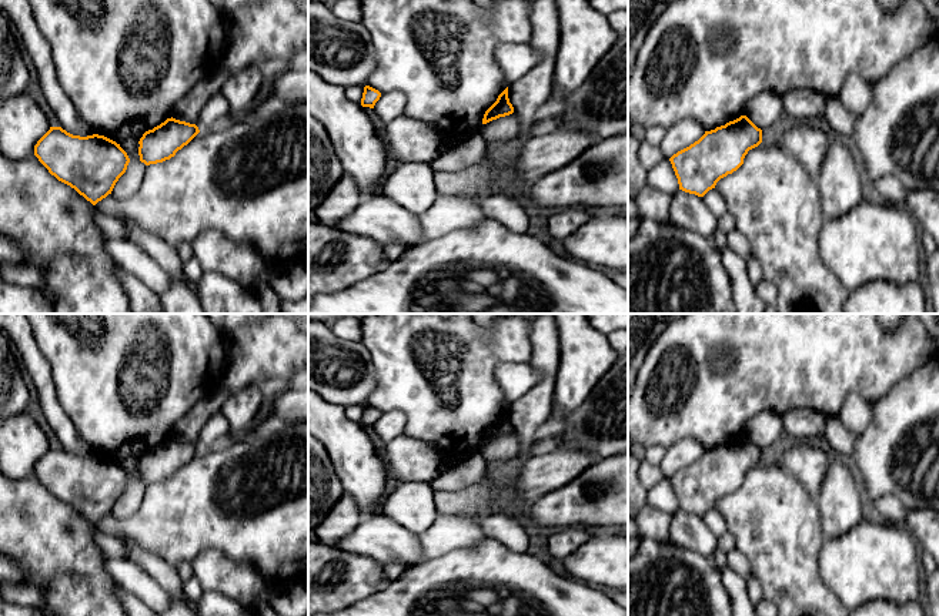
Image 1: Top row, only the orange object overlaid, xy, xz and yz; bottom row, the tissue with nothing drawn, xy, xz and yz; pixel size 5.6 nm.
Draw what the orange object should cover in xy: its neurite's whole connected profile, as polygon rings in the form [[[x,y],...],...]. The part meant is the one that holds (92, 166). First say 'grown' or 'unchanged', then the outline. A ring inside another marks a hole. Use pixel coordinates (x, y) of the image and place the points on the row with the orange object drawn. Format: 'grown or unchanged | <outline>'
unchanged | [[[50,127],[34,145],[34,155],[93,205],[111,194],[130,163],[116,141],[98,134],[73,135],[61,127]]]

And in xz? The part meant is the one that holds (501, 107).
unchanged | [[[508,87],[498,96],[497,101],[485,111],[482,124],[487,124],[499,117],[505,117],[514,113],[514,107],[508,98]]]

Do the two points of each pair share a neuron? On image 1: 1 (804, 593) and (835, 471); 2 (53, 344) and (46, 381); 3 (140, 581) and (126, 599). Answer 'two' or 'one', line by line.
1: two
2: two
3: two

